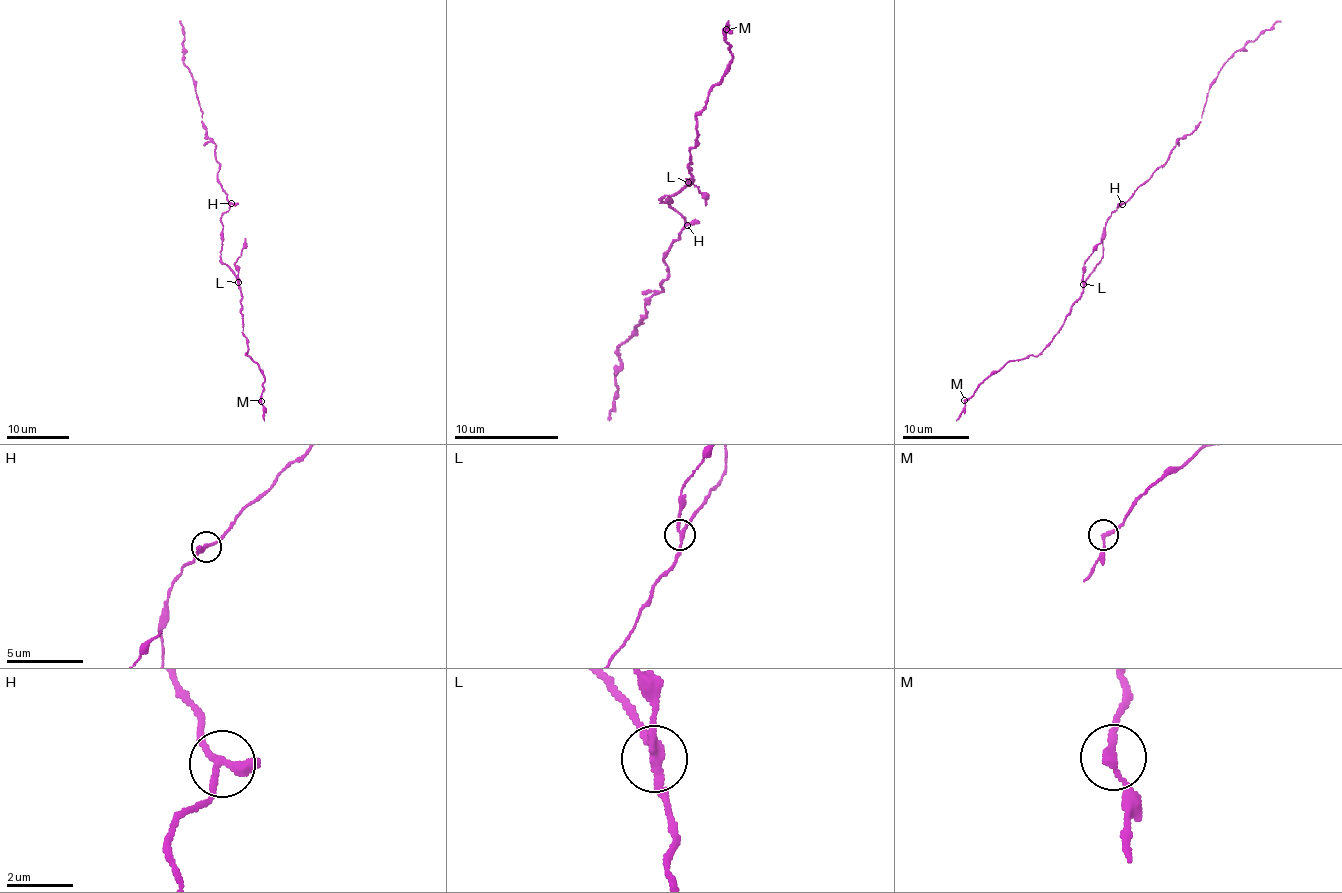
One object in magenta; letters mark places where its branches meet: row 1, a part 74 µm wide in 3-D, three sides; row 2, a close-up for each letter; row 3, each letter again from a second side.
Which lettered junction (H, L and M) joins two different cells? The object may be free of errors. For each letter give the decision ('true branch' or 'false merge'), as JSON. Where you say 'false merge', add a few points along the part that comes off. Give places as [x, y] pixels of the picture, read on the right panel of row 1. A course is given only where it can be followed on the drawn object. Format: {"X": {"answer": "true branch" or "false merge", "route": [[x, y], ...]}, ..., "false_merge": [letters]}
{"H": {"answer": "true branch"}, "L": {"answer": "false merge", "route": [[1083, 284], [1084, 262], [1102, 241]]}, "M": {"answer": "true branch"}, "false_merge": ["L"]}

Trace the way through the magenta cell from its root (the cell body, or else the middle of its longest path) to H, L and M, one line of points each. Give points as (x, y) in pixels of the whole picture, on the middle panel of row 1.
H: (670, 206), (687, 225)
L: (670, 206), (670, 200), (660, 201), (687, 183)
M: (670, 206), (670, 200), (660, 201), (690, 182), (687, 166), (696, 145), (695, 116), (731, 59), (726, 29)

